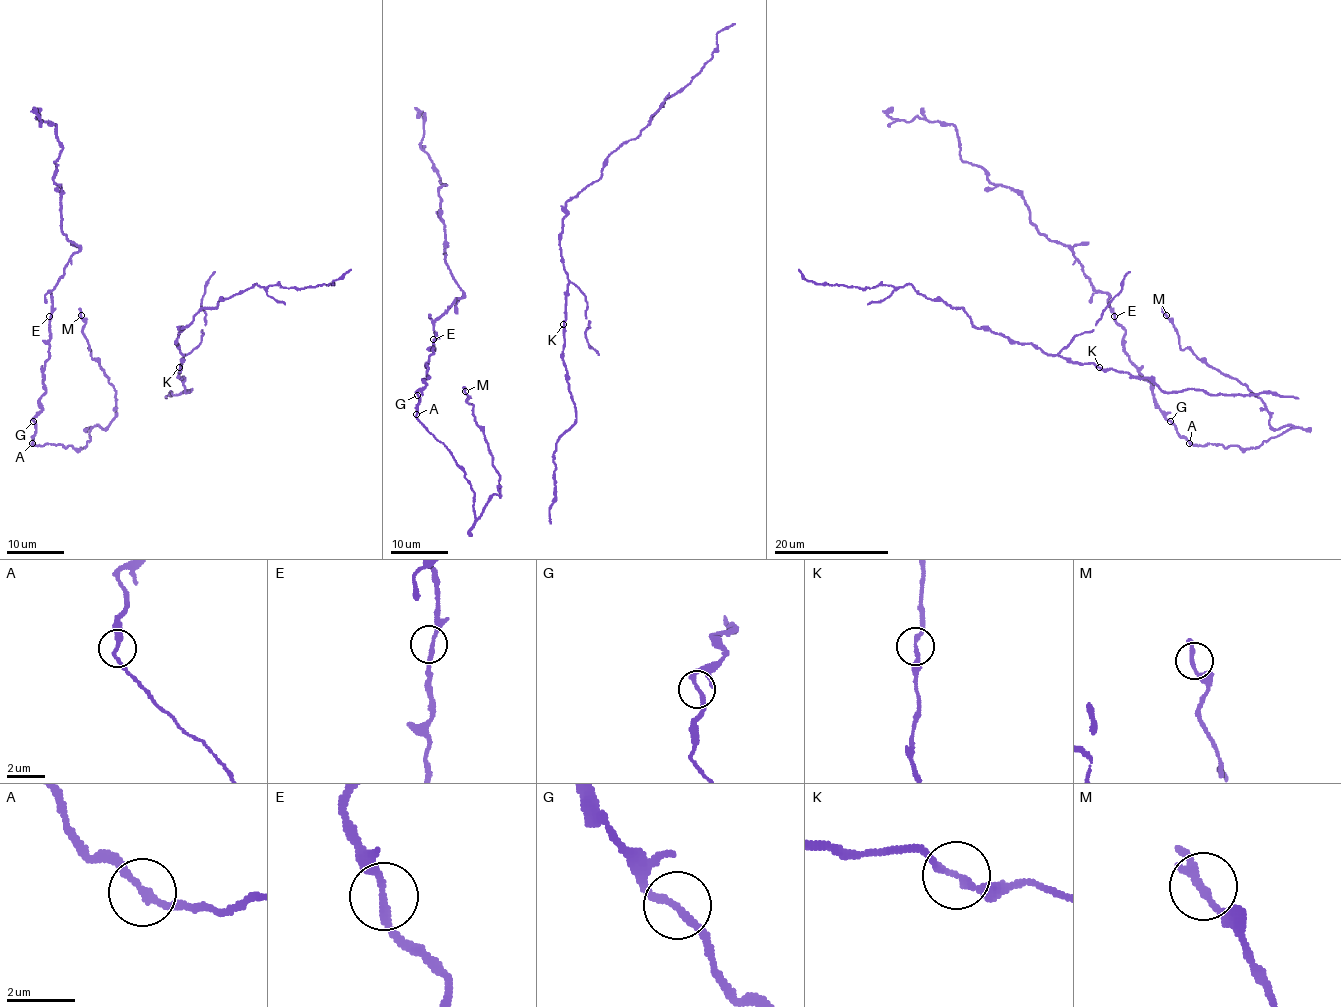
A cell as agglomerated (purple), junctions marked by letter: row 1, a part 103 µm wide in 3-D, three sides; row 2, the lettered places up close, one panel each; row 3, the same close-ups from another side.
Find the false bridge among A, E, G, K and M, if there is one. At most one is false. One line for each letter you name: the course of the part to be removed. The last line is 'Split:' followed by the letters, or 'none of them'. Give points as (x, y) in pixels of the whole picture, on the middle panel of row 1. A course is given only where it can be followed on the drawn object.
Split: none of them

